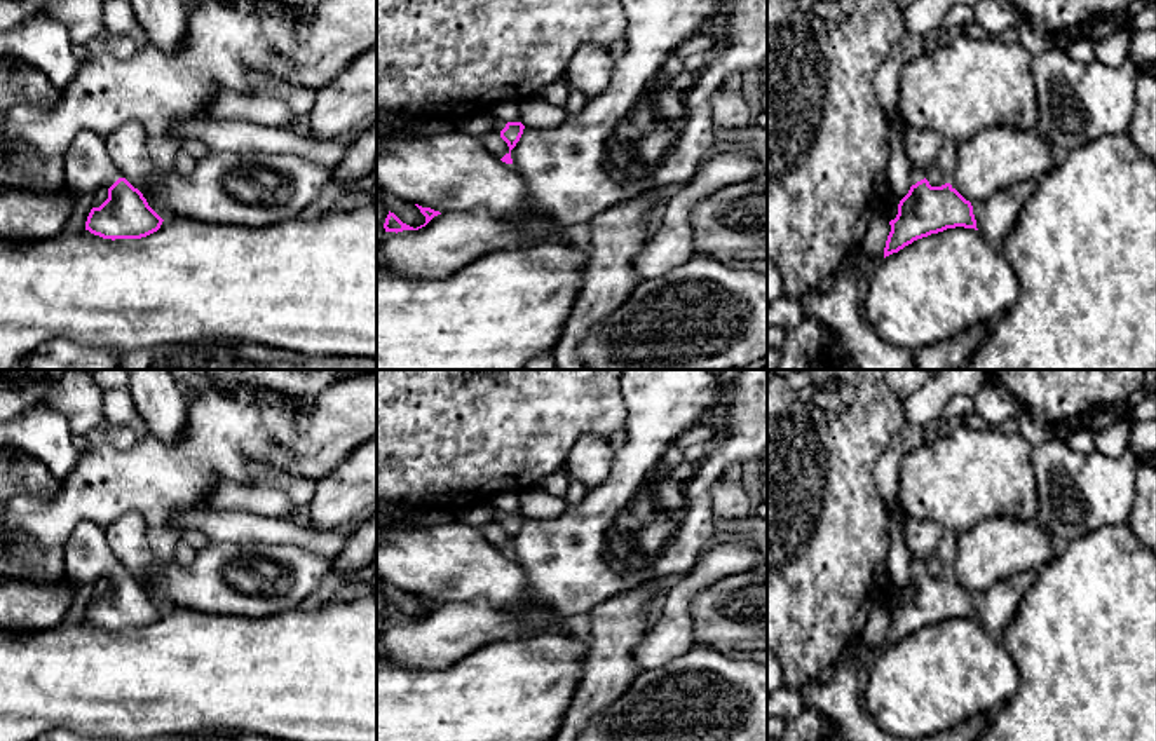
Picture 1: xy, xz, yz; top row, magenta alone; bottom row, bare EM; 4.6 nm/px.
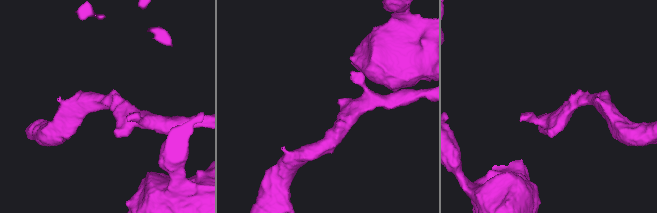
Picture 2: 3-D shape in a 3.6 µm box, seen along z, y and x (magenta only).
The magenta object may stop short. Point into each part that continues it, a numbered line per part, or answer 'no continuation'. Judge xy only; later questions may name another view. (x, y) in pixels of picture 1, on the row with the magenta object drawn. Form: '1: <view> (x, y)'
1: xy (88, 166)

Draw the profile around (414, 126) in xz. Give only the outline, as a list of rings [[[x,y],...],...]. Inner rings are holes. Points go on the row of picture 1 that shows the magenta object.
[[[408,117],[399,126],[377,126],[377,153],[380,153],[391,141],[417,138],[417,136],[432,136],[432,134],[448,134],[455,131],[455,122],[438,117]]]

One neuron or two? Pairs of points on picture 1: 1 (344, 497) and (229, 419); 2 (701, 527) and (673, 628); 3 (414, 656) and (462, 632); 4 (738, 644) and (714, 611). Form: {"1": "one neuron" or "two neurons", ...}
{"1": "two neurons", "2": "two neurons", "3": "one neuron", "4": "one neuron"}

